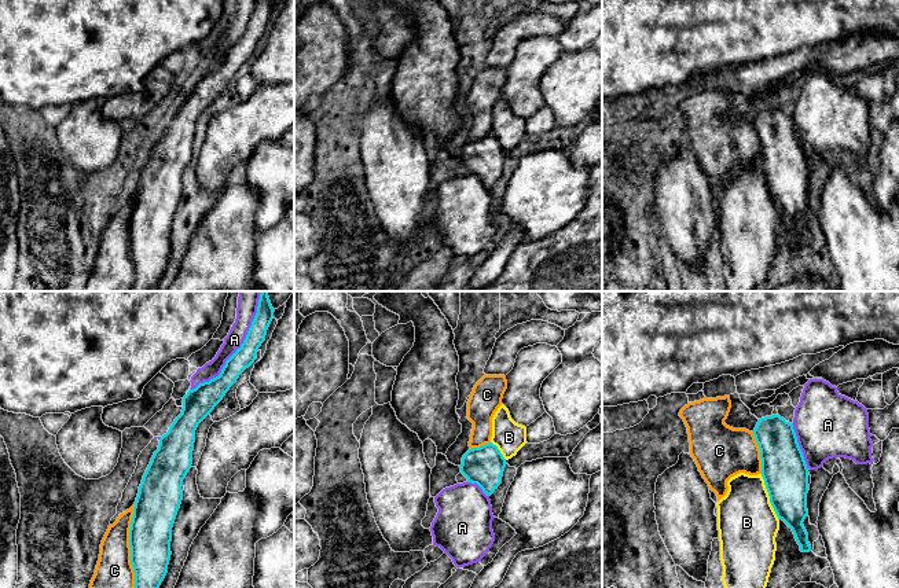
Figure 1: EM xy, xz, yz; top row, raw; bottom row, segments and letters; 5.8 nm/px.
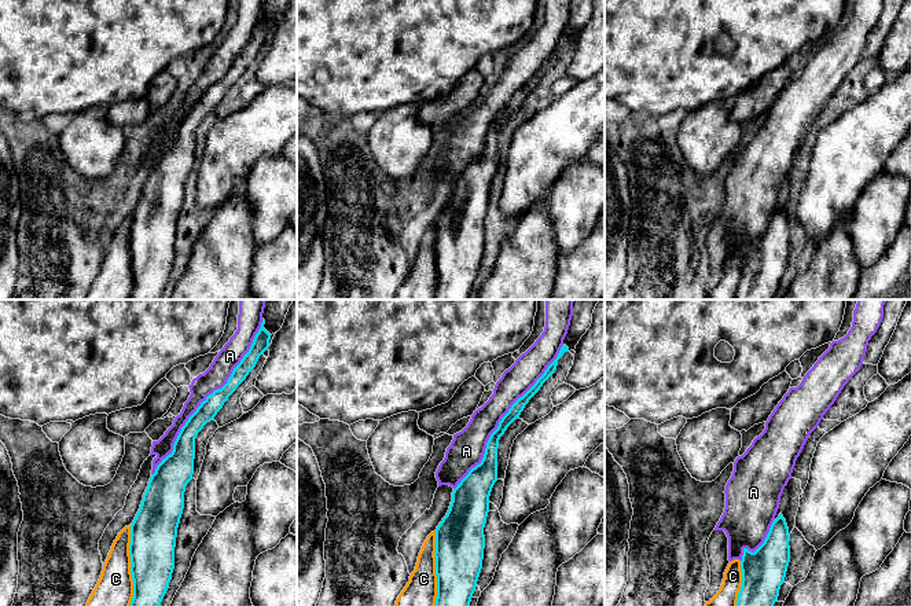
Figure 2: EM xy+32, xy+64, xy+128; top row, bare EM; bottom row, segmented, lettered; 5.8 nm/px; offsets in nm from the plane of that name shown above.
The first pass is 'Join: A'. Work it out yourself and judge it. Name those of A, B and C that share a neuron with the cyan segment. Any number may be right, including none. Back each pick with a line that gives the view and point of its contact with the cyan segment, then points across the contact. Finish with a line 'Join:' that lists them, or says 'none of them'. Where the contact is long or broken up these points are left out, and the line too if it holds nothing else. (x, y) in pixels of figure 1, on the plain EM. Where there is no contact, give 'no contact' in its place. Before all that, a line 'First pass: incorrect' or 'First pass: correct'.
First pass: correct
A: meets cyan in xy at (232, 47)
Join: A

